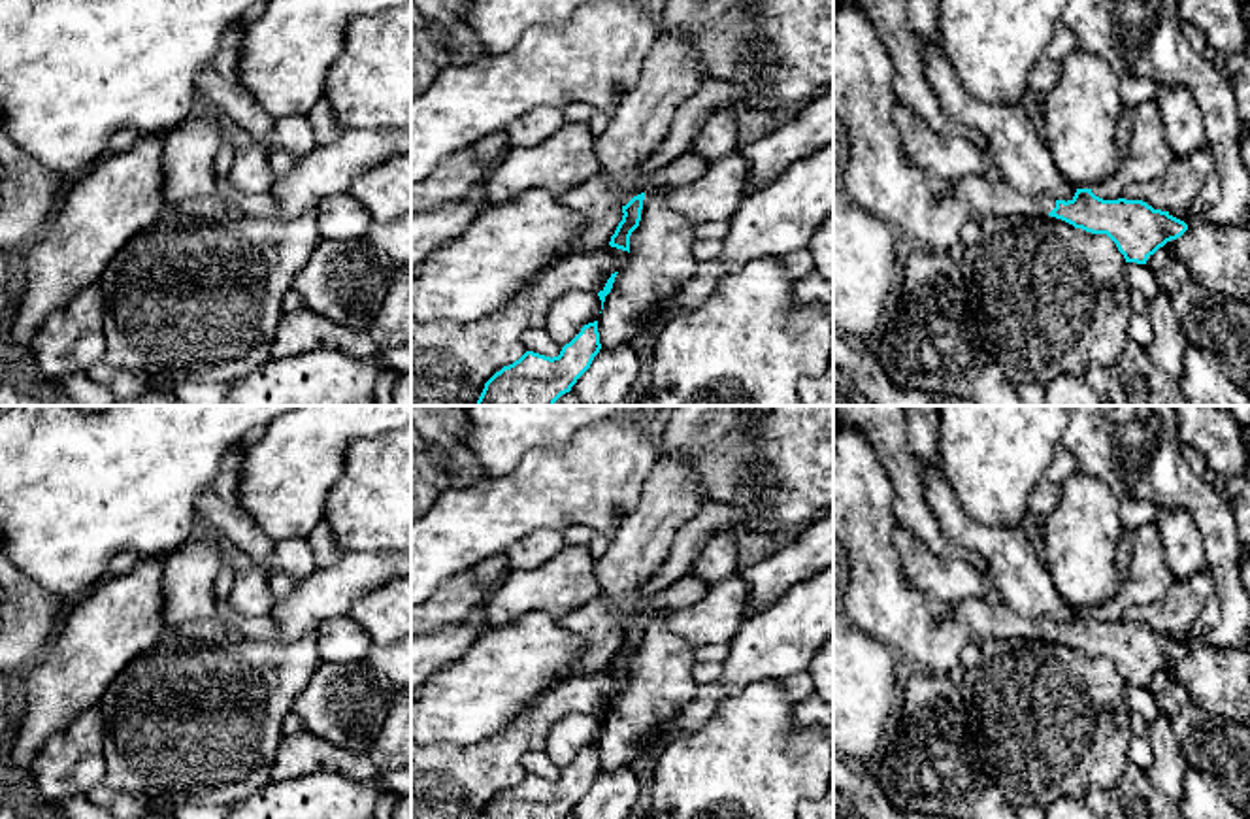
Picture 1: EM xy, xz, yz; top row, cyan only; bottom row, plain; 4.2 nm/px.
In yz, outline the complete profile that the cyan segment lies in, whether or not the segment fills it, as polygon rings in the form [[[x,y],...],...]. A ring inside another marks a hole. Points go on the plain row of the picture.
[[[984,600],[950,604],[950,615],[980,640],[1041,640],[1065,644],[1092,657],[1107,657],[1126,685],[1146,687],[1167,664],[1180,660],[1188,647],[1143,623],[1103,623],[1092,611],[1077,611],[1071,623],[1024,619],[1009,606]]]

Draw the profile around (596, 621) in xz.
[[[598,594],[581,608],[558,619],[558,625],[586,640],[583,657],[569,668],[567,679],[588,677],[609,668],[618,645],[622,644],[622,627],[615,617],[617,602]]]

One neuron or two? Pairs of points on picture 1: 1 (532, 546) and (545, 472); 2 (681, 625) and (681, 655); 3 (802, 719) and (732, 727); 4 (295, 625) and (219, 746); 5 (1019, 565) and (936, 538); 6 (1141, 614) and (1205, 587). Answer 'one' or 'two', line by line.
1: two
2: two
3: two
4: one
5: two
6: one

